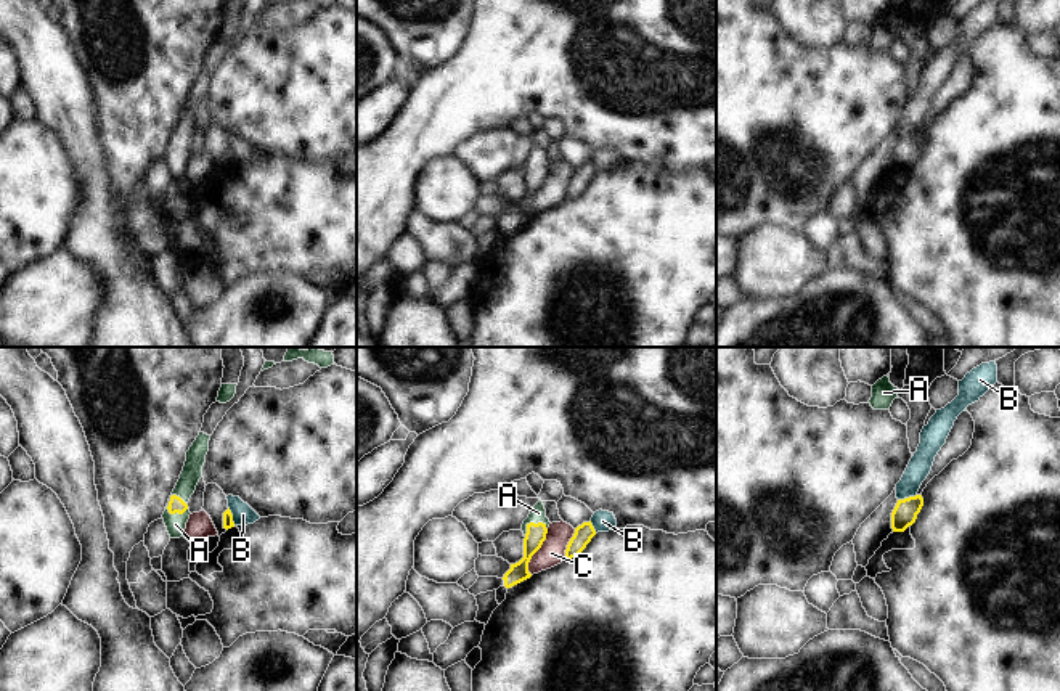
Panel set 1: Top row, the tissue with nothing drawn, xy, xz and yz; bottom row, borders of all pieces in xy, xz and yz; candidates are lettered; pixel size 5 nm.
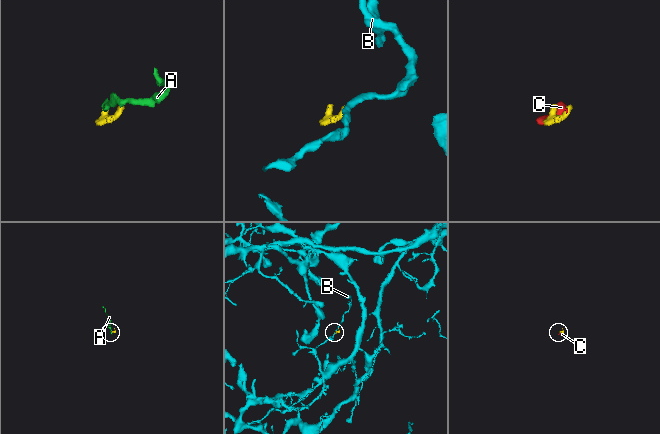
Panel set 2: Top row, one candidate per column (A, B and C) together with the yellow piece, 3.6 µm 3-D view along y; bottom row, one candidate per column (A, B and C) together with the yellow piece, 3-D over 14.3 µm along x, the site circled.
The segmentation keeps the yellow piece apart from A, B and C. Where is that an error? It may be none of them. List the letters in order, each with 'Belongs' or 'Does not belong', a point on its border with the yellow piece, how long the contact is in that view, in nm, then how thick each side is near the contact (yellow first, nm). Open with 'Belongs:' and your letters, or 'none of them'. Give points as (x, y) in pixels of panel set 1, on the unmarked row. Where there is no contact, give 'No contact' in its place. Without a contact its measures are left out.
Belongs: A
A: Belongs. Touches yellow at xy (177, 151). Shared border 120 nm. Thickness 80 nm (yellow) against 100 nm
B: Does not belong. Touches yellow at yz (906, 139). Shared border 100 nm. Thickness 120 nm (yellow) against 120 nm
C: Does not belong. Touches yellow at xz (537, 190). Shared border 240 nm. Thickness 100 nm (yellow) against 130 nm

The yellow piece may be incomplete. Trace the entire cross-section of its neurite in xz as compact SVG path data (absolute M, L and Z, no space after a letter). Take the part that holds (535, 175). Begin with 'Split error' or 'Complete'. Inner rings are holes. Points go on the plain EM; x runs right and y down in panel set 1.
Split error. M540 140L522 164L522 172L525 177L524 198L519 202L511 204L511 209L504 214L503 220L506 228L511 228L532 217L528 212L528 202L546 180L549 164L551 162L546 157L544 145Z

